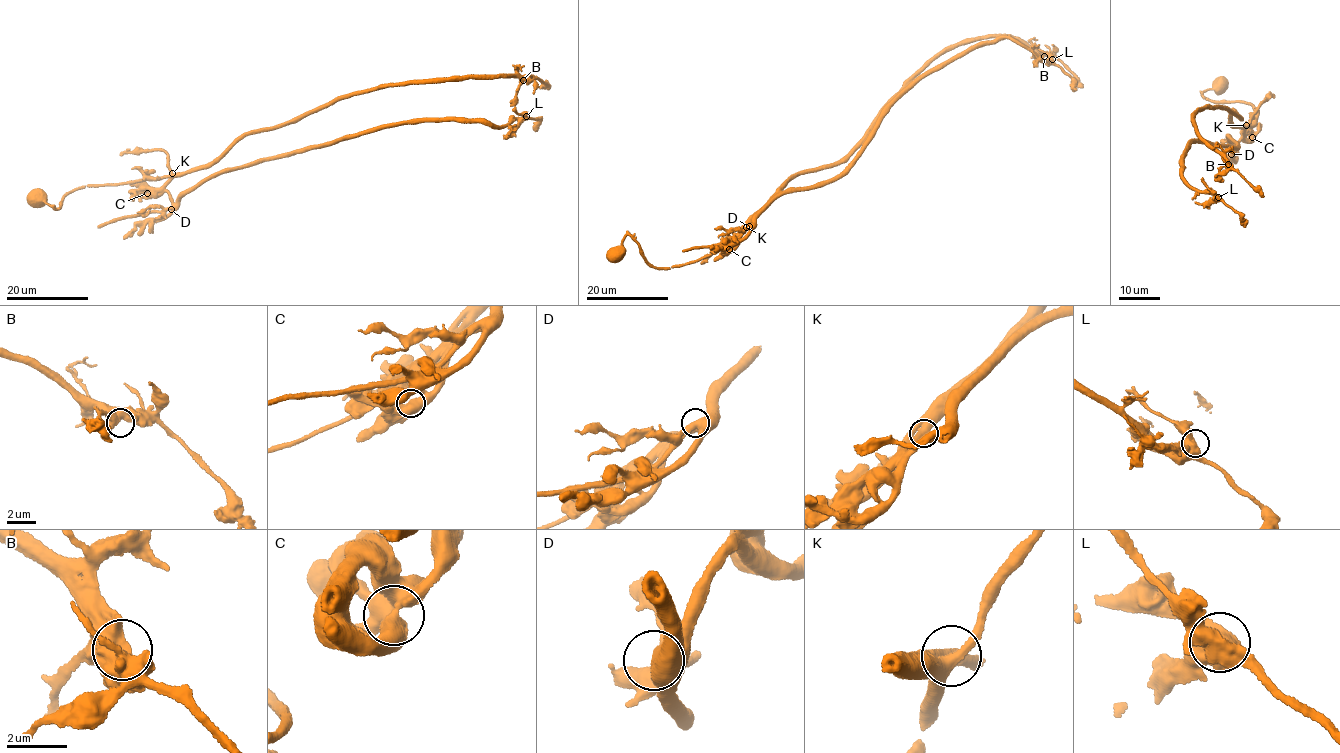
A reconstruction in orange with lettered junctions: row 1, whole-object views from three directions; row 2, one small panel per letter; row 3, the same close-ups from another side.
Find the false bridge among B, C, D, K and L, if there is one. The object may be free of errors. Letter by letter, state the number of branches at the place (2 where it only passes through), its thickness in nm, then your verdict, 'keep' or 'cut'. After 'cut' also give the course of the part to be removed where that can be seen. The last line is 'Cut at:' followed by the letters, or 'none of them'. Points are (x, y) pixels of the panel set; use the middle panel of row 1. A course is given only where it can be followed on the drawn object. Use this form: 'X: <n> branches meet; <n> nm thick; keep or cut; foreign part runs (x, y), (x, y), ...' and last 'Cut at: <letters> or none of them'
B: 4 branches meet; 500 nm thick; keep
C: 3 branches meet; 480 nm thick; cut; foreign part runs (729, 250), (783, 193), (847, 173), (904, 92), (976, 47), (1012, 38), (1052, 60), (1076, 89)
D: 3 branches meet; 440 nm thick; keep
K: 4 branches meet; 400 nm thick; keep
L: 3 branches meet; 500 nm thick; keep
Cut at: C

